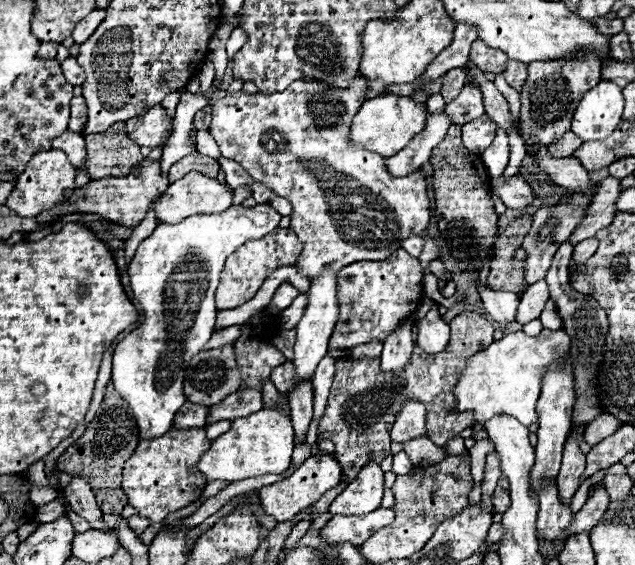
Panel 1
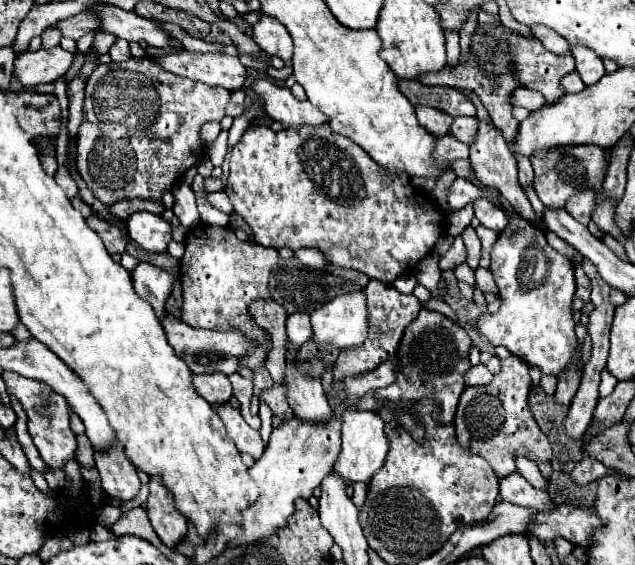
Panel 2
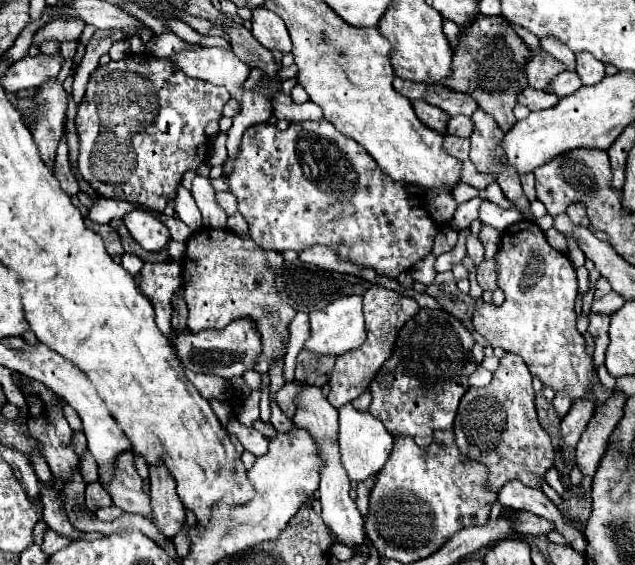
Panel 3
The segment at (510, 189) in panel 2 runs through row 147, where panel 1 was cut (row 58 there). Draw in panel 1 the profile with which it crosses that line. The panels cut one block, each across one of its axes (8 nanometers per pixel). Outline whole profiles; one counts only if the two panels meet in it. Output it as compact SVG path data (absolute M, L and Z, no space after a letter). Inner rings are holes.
M474 40L472 42L472 50L470 50L470 60L474 60L476 66L480 66L480 70L484 72L504 72L506 70L506 52L502 50L494 50L490 46L486 46L484 42Z

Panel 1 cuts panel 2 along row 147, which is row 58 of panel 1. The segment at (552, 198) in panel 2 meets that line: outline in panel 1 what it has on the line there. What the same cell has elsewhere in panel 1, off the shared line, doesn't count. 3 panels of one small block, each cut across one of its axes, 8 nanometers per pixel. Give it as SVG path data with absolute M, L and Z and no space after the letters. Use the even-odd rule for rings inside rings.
M578 54L558 62L530 62L528 78L520 90L520 136L524 138L526 152L534 154L538 148L552 144L570 130L574 110L582 96L600 82L600 62L594 54Z

